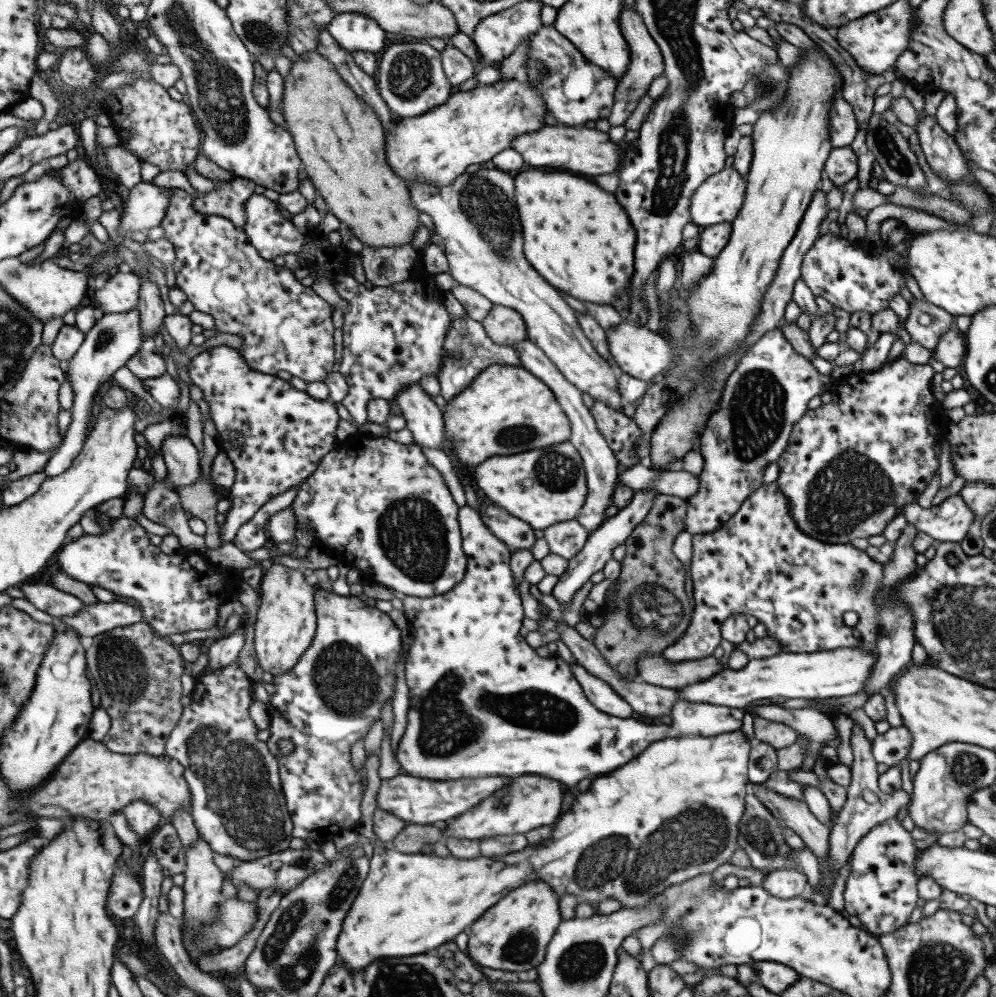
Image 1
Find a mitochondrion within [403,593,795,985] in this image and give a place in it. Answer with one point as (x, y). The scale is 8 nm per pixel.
(695, 836)

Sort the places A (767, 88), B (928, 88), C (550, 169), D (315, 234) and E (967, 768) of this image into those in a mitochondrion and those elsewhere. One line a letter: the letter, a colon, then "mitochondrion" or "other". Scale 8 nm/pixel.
A: mitochondrion
B: other
C: other
D: other
E: mitochondrion

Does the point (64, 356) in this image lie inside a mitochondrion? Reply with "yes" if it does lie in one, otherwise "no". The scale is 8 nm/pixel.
no

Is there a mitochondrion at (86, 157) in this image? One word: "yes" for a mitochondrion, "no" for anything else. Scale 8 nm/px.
no

